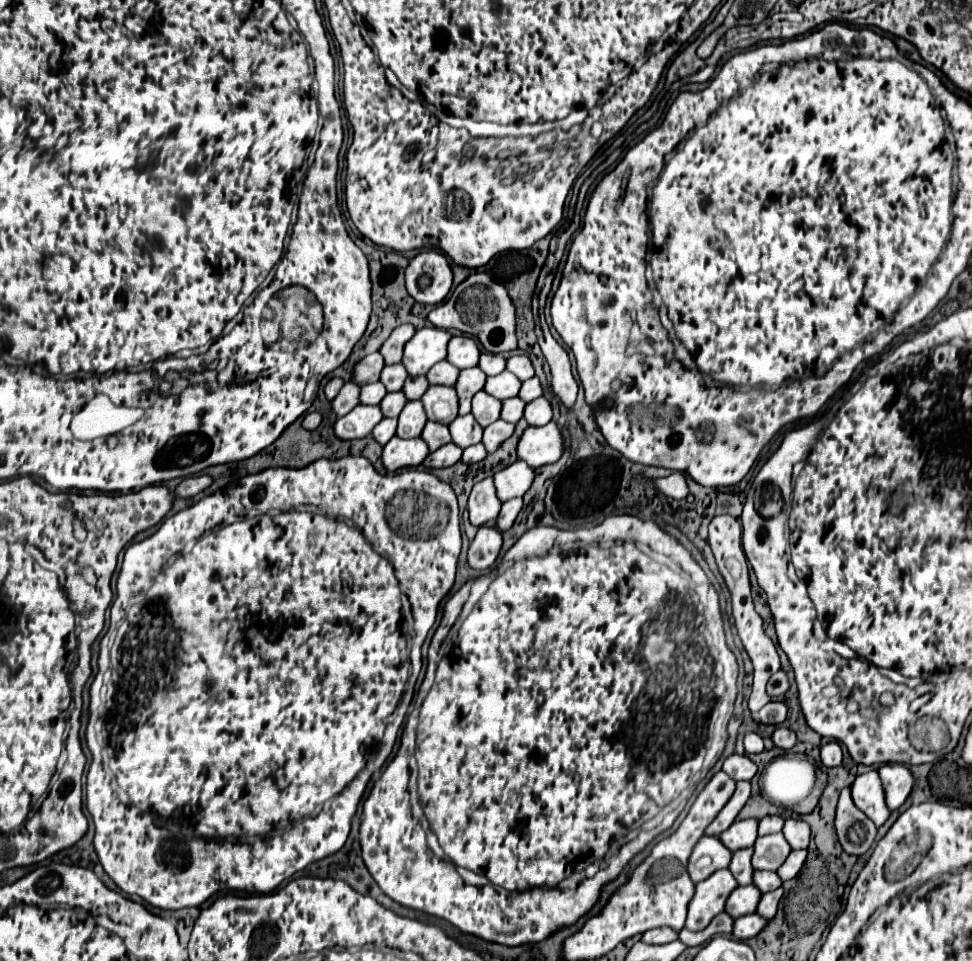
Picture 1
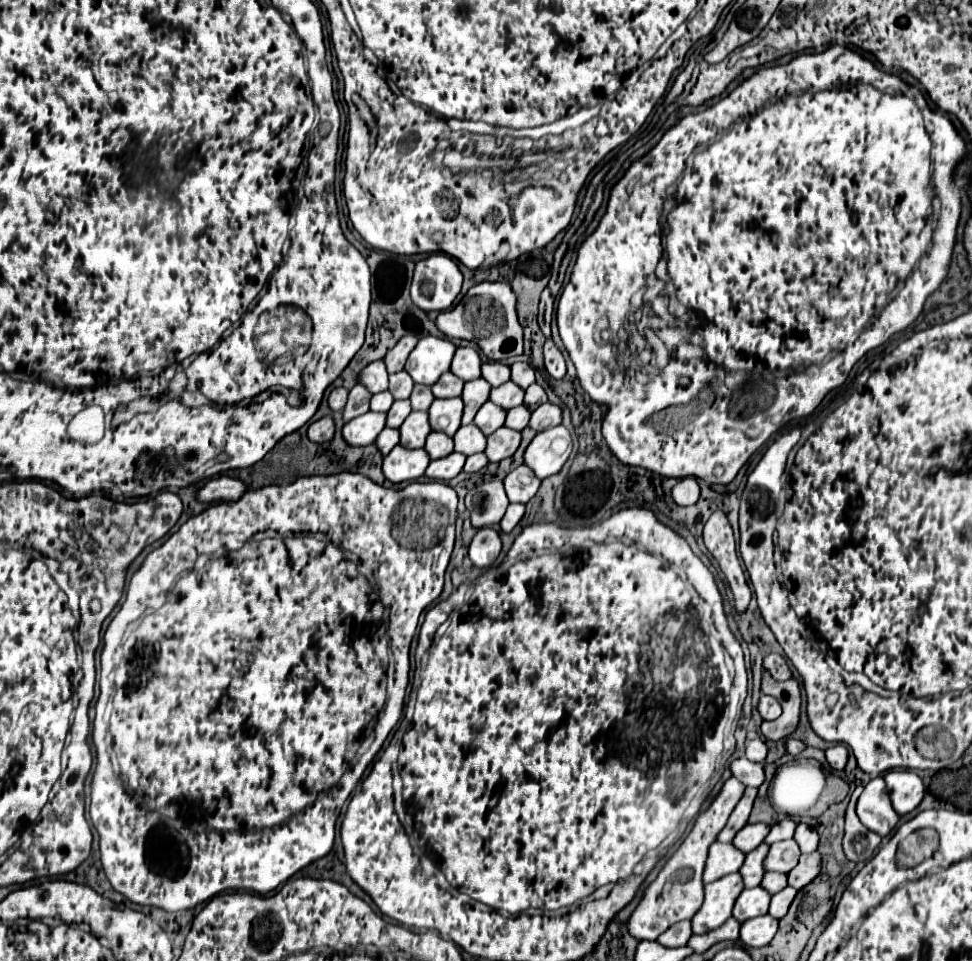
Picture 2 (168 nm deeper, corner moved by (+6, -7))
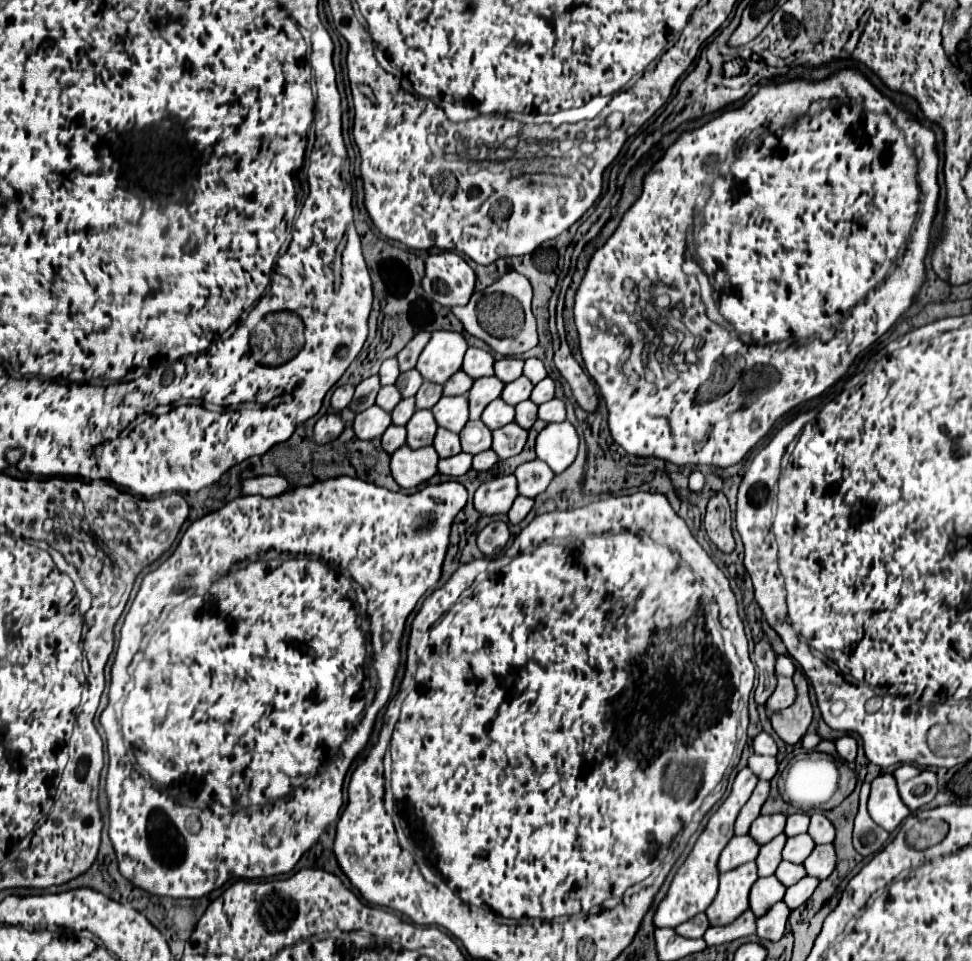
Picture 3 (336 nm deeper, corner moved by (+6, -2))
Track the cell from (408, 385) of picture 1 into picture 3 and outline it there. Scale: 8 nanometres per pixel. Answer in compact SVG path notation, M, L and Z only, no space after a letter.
M424 382L416 394L416 408L432 408L442 396L442 386L434 382Z

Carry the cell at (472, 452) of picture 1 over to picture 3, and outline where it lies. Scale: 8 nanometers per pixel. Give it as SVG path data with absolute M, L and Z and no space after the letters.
M486 450L486 452L480 452L474 456L474 462L472 462L472 468L474 470L490 470L494 464L496 464L498 456L494 450Z

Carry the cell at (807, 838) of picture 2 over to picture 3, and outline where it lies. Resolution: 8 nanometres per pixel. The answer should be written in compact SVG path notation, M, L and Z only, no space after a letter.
M814 812L810 816L810 826L808 834L814 838L814 844L818 842L832 842L834 840L834 826L822 812Z

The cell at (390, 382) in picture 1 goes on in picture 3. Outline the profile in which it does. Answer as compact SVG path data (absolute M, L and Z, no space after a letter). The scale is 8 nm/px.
M418 370L402 372L402 374L398 376L398 380L396 380L396 386L398 386L398 390L400 390L402 398L414 396L414 394L418 392L420 384L422 384L422 376L420 376L420 372L418 372Z

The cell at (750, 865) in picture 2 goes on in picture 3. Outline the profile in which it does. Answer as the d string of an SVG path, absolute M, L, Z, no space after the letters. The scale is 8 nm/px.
M778 834L776 838L772 838L770 842L766 842L766 844L760 846L760 852L758 852L758 858L756 858L756 866L758 866L758 876L760 878L774 874L776 866L782 860L780 852L782 852L784 842L786 842L786 836Z

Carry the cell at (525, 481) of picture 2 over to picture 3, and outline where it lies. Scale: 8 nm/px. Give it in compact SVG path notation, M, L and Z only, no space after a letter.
M532 460L518 466L514 476L518 480L518 492L526 498L536 498L548 488L550 480L554 478L554 472L542 460Z

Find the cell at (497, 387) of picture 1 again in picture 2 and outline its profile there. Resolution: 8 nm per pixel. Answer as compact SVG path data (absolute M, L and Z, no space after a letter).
M508 381L508 383L504 383L504 385L492 389L490 401L508 411L508 409L512 409L512 407L524 403L524 389L518 387L514 381Z

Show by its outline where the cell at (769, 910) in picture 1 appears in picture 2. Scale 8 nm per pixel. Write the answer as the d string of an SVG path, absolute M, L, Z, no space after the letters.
M786 887L784 891L776 893L772 897L772 903L770 903L770 911L768 913L774 915L776 919L782 919L788 913L788 909L790 909L790 905L792 905L792 901L794 901L796 895L798 895L798 889L794 889L794 887Z

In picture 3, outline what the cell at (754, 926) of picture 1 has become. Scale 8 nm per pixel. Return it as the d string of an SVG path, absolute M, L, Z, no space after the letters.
M784 902L774 904L764 916L756 918L756 936L764 940L780 940L788 920L790 908Z

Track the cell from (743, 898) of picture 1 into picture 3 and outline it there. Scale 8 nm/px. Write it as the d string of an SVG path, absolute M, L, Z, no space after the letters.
M774 876L758 878L750 890L750 910L754 912L754 916L766 914L770 906L782 900L784 892L786 888Z

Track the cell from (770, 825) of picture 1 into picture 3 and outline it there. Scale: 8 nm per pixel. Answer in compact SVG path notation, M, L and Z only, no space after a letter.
M790 814L788 820L786 820L786 826L784 826L784 834L786 836L796 836L796 834L802 834L808 830L808 822L810 822L810 816L808 814Z

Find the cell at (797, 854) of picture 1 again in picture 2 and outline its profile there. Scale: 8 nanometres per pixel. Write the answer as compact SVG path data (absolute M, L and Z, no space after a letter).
M818 851L802 855L800 863L788 873L788 885L796 889L806 887L820 875L820 869L822 869L822 855Z

